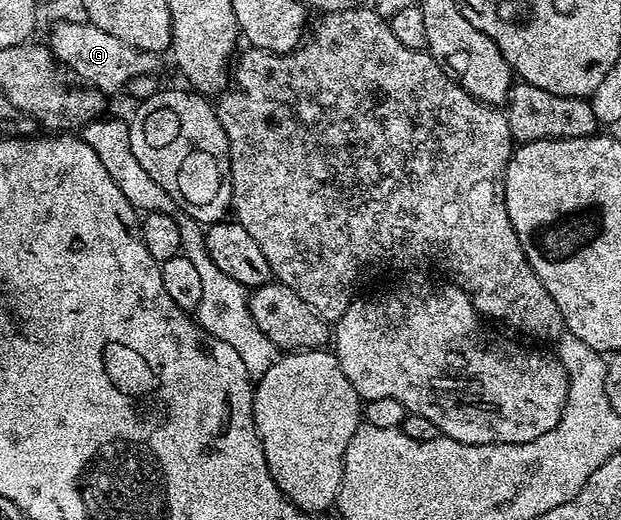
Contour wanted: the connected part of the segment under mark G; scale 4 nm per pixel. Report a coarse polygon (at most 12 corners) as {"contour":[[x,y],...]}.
{"contour":[[56,23],[53,55],[98,91],[157,69],[92,23]]}

